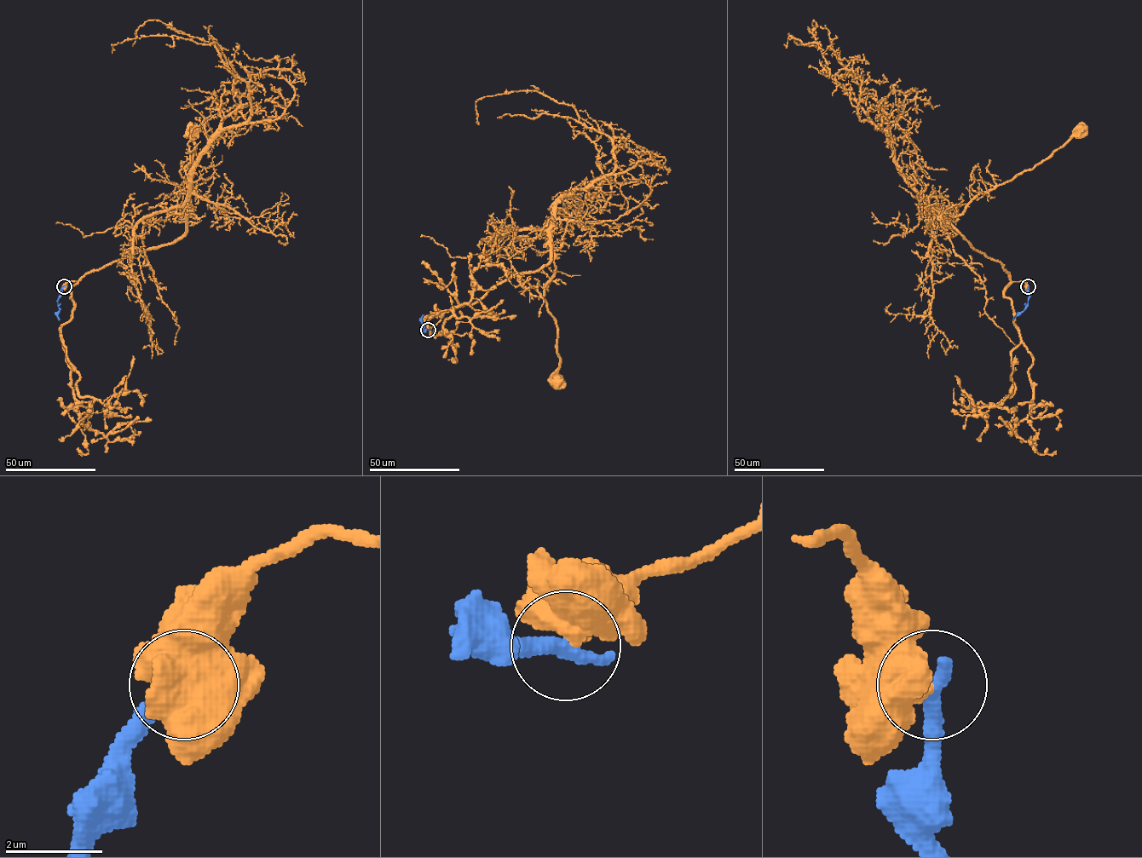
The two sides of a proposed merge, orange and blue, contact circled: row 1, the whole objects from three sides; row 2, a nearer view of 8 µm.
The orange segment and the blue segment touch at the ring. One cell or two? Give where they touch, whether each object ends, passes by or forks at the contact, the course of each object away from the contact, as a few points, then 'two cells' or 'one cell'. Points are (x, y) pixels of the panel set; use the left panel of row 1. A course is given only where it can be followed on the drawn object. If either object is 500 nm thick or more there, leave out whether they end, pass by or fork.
at (64, 286); orange runs (64, 286), (132, 253), (173, 244), (184, 233), (191, 200), (178, 187), (193, 170), (194, 141), (190, 129); blue runs (64, 286), (58, 300), (59, 320); two cells

